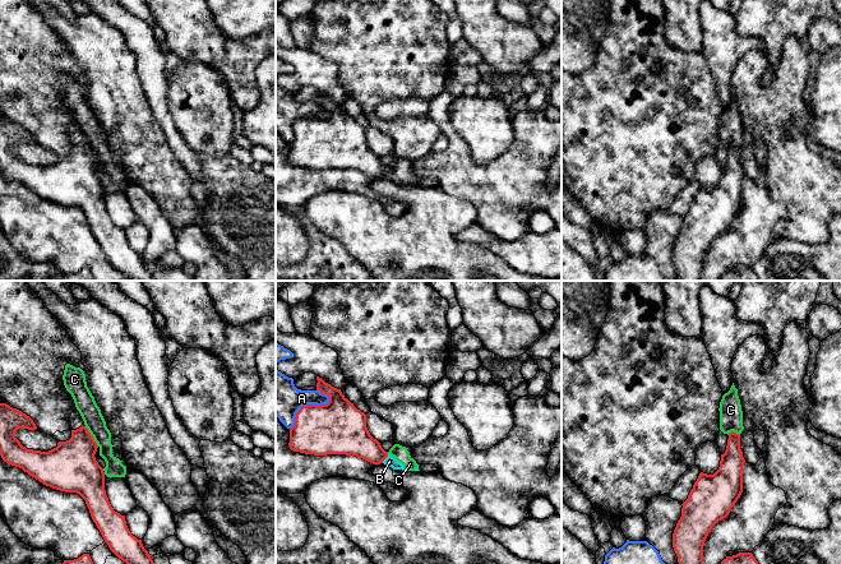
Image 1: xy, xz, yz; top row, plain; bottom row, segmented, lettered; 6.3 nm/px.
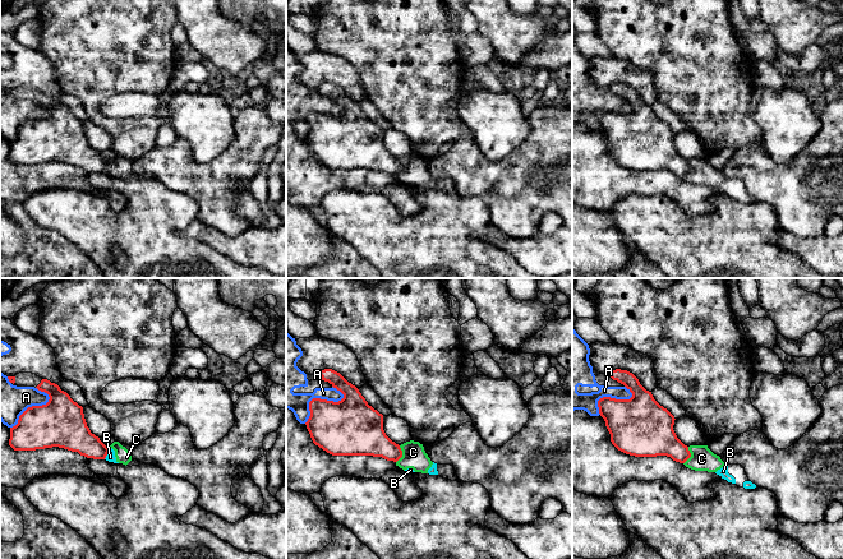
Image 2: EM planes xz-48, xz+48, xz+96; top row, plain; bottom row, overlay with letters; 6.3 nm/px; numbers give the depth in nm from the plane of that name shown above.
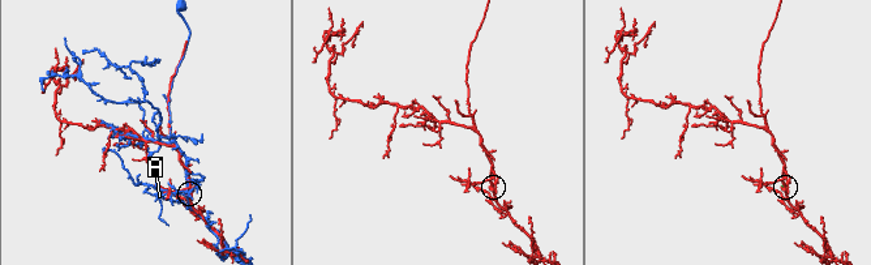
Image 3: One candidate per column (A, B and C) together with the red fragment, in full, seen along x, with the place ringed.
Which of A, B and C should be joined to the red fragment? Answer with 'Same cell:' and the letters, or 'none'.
Same cell: none

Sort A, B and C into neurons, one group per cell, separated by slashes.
A / B C

